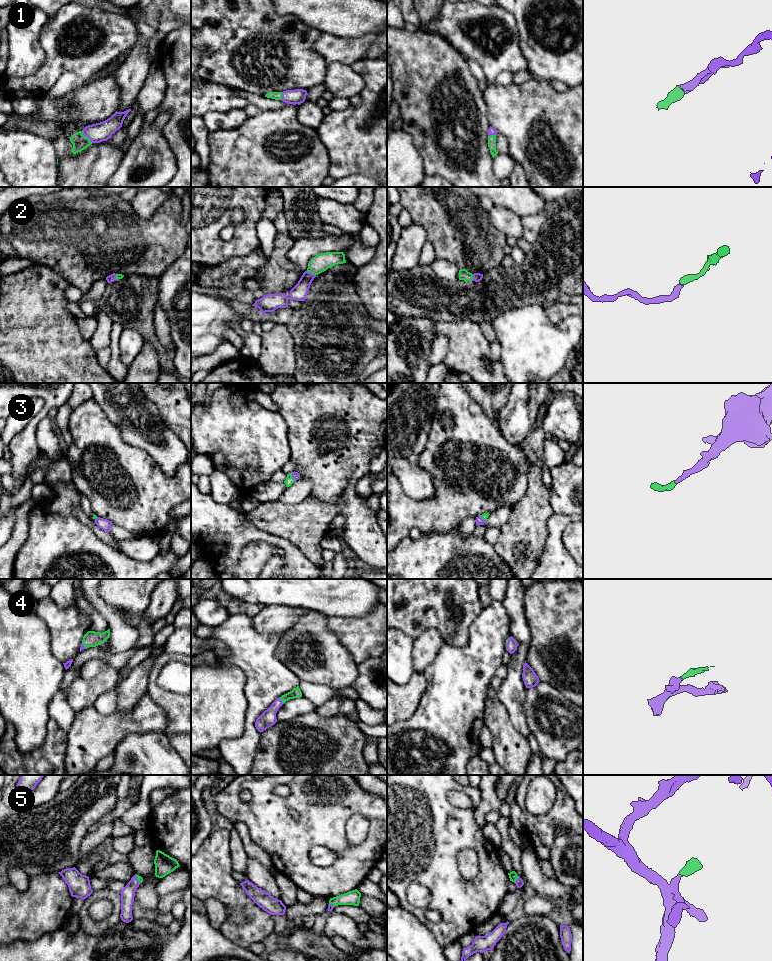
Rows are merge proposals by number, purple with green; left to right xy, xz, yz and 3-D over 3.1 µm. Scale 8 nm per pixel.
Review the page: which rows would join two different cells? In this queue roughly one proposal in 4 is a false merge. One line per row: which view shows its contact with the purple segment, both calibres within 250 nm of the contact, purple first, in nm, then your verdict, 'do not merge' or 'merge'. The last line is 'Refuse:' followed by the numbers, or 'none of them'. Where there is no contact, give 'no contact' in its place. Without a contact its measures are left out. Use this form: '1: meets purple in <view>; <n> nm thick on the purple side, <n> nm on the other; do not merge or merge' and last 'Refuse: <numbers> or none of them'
1: meets purple in xy; 150 nm thick on the purple side, 130 nm on the other; merge
2: meets purple in xz; 130 nm thick on the purple side, 140 nm on the other; merge
3: meets purple in xz; 60 nm thick on the purple side, 70 nm on the other; merge
4: meets purple in xz; 130 nm thick on the purple side, 80 nm on the other; merge
5: meets purple in yz; 70 nm thick on the purple side, 70 nm on the other; merge
Refuse: none of them

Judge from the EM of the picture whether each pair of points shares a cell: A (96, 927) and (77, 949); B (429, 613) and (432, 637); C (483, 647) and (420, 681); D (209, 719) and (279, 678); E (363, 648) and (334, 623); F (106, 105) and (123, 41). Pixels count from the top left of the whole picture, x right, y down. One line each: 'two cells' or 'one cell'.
A: two cells
B: two cells
C: two cells
D: two cells
E: one cell
F: two cells

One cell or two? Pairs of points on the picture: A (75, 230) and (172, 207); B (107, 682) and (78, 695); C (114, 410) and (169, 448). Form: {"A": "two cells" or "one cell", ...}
{"A": "one cell", "B": "one cell", "C": "one cell"}

